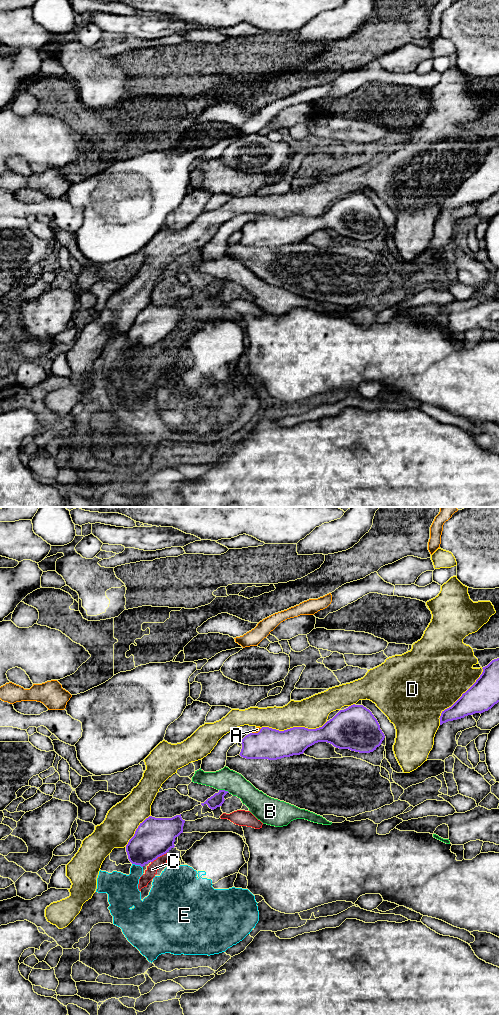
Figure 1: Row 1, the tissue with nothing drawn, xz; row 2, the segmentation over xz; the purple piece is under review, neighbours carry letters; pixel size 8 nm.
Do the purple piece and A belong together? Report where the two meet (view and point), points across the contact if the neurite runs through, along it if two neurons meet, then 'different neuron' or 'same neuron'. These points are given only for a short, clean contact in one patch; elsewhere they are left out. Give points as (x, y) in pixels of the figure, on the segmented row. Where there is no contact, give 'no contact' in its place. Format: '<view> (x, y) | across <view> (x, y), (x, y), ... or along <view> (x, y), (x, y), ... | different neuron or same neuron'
xz (256, 733) | across xz (268, 743), (256, 733), (257, 729) | same neuron

